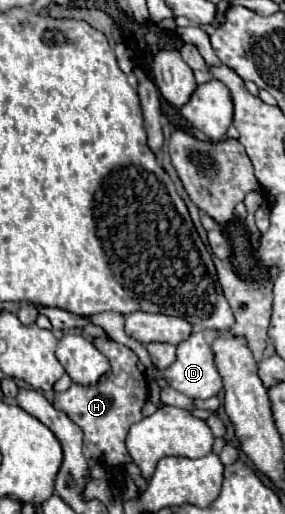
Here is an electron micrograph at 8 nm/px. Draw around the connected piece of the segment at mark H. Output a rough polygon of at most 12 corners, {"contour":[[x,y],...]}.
{"contour":[[95,340],[111,370],[71,384],[53,406],[83,430],[83,454],[109,470],[149,398],[137,356]]}

